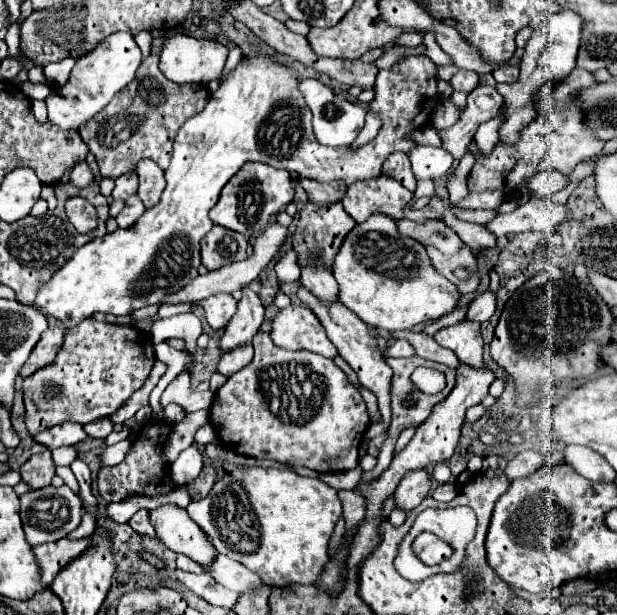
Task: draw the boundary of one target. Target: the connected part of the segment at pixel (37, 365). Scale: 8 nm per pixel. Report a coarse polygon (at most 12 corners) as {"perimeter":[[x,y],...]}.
{"perimeter":[[48,327],[20,377],[50,365],[62,347],[64,331]]}

